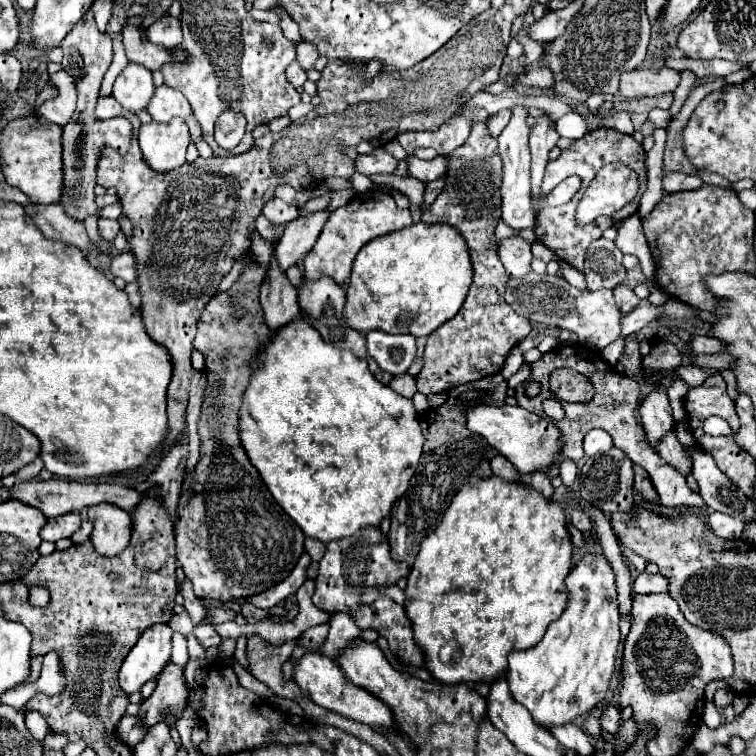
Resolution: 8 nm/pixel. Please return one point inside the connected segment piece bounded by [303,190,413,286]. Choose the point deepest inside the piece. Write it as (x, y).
(371, 214)

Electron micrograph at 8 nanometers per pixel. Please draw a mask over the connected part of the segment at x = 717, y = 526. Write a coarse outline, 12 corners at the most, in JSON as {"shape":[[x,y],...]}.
{"shape":[[713,512],[707,526],[715,536],[741,538],[743,518]]}

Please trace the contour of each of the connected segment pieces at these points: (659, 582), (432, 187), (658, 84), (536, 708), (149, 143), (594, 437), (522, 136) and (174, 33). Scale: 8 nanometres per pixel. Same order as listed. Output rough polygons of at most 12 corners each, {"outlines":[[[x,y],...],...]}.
{"outlines":[[[639,574],[633,590],[639,594],[667,592],[661,574]],[[443,178],[425,186],[425,206],[429,206],[443,190]],[[671,68],[623,72],[623,98],[675,92],[681,74]],[[587,554],[569,606],[507,682],[539,726],[585,720],[619,646],[615,576]],[[181,118],[141,124],[139,146],[151,170],[185,164],[189,130]],[[591,430],[585,436],[585,456],[605,454],[613,446],[605,430]],[[527,106],[499,134],[503,222],[535,224]],[[173,16],[157,18],[147,38],[165,48],[183,42],[181,22]]]}

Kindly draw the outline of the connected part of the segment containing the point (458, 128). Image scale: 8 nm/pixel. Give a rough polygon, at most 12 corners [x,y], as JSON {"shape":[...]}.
{"shape":[[477,110],[451,118],[435,132],[405,132],[397,140],[413,156],[419,146],[449,154],[467,140]]}

